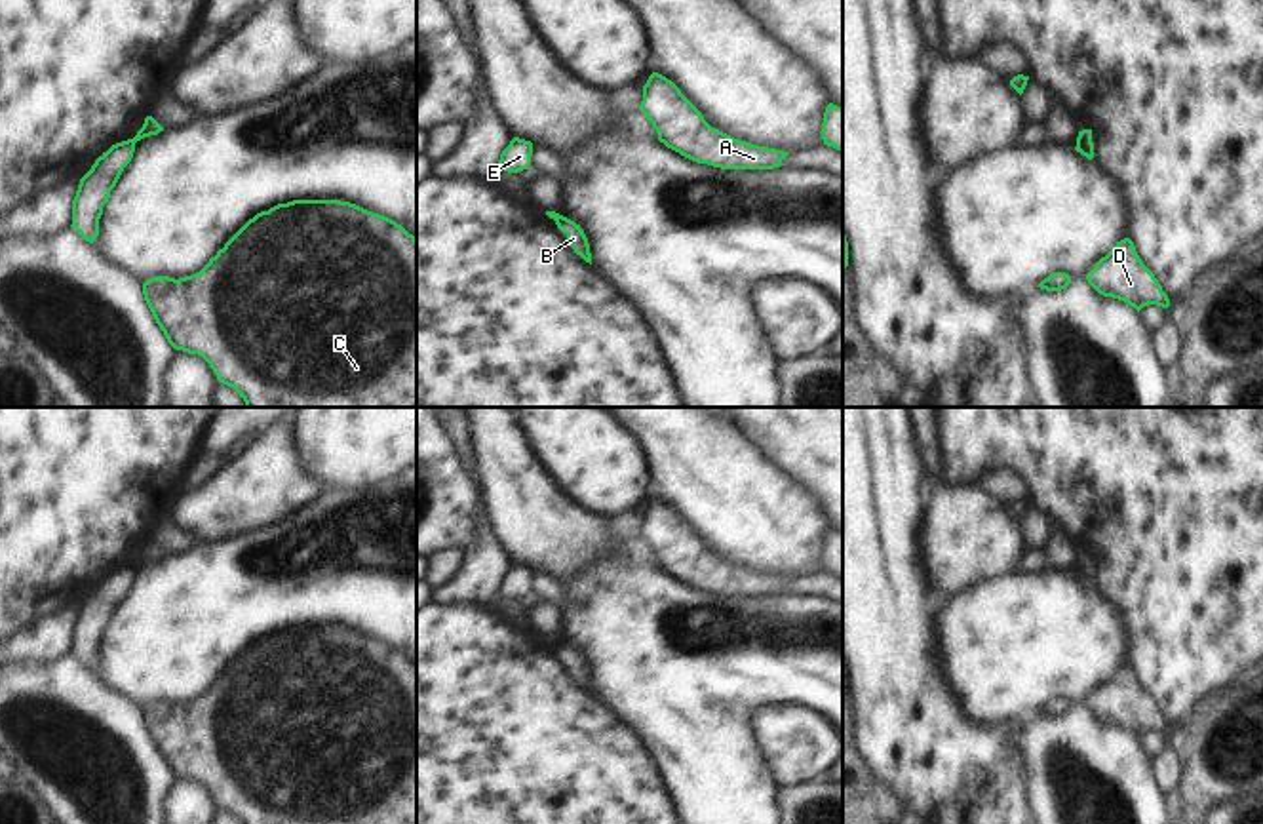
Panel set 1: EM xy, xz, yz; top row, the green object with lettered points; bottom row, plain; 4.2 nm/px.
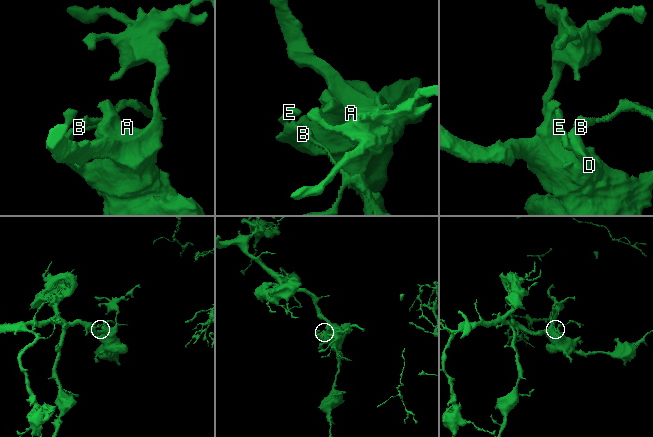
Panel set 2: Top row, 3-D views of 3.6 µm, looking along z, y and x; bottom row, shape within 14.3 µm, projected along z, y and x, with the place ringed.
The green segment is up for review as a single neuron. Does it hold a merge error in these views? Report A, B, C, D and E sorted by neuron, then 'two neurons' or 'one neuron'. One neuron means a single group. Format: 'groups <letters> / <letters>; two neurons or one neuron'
groups A C D E / B; two neurons

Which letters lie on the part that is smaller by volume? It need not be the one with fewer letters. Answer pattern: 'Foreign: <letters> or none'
Foreign: B

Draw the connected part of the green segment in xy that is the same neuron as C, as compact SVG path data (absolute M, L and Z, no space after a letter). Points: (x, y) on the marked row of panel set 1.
M293 200L278 204L249 219L200 272L179 280L169 276L150 278L143 284L143 295L167 343L175 350L202 356L217 375L217 381L234 388L243 398L245 407L417 407L417 238L384 215L340 200Z

